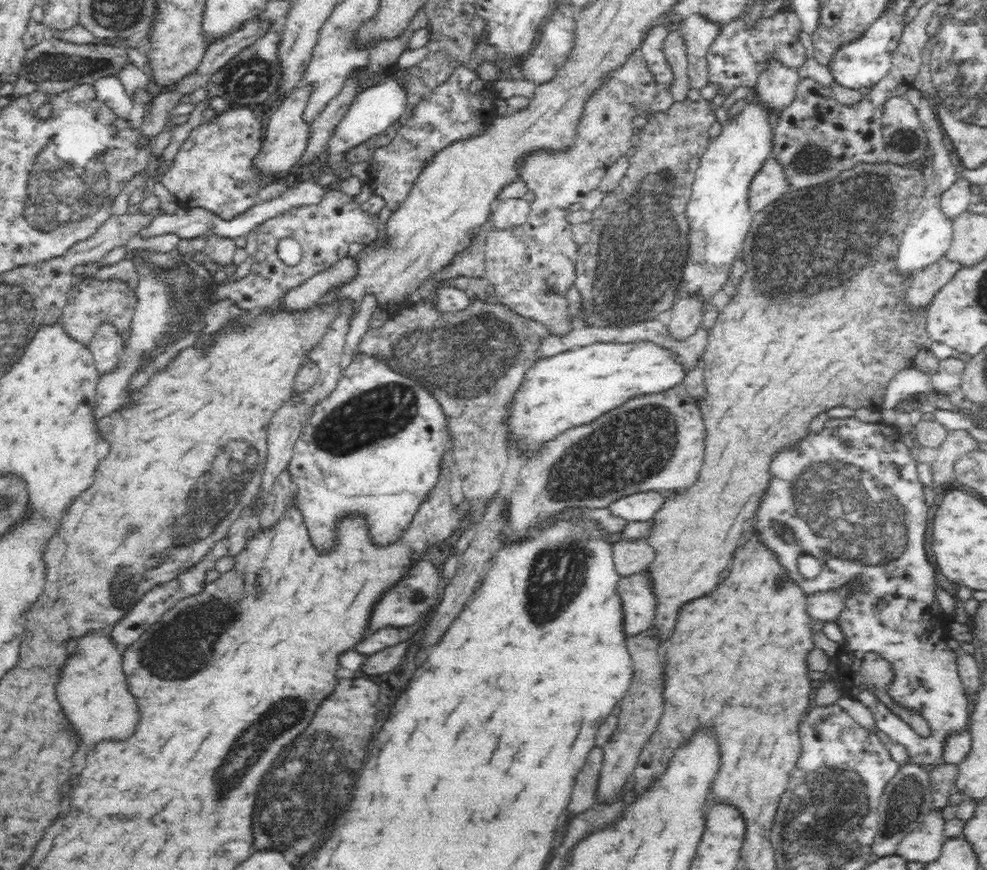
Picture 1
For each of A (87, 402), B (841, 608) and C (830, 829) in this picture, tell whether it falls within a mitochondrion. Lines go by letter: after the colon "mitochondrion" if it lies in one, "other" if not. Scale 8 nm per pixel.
A: other
B: other
C: mitochondrion

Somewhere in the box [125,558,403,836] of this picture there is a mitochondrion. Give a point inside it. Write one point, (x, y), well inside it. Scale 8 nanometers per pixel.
(168, 646)

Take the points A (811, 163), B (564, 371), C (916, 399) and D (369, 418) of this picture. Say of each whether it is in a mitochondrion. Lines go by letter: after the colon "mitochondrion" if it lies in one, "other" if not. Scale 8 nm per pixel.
A: mitochondrion
B: other
C: other
D: mitochondrion

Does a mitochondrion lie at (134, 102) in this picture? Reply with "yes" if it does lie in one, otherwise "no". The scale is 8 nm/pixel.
no

